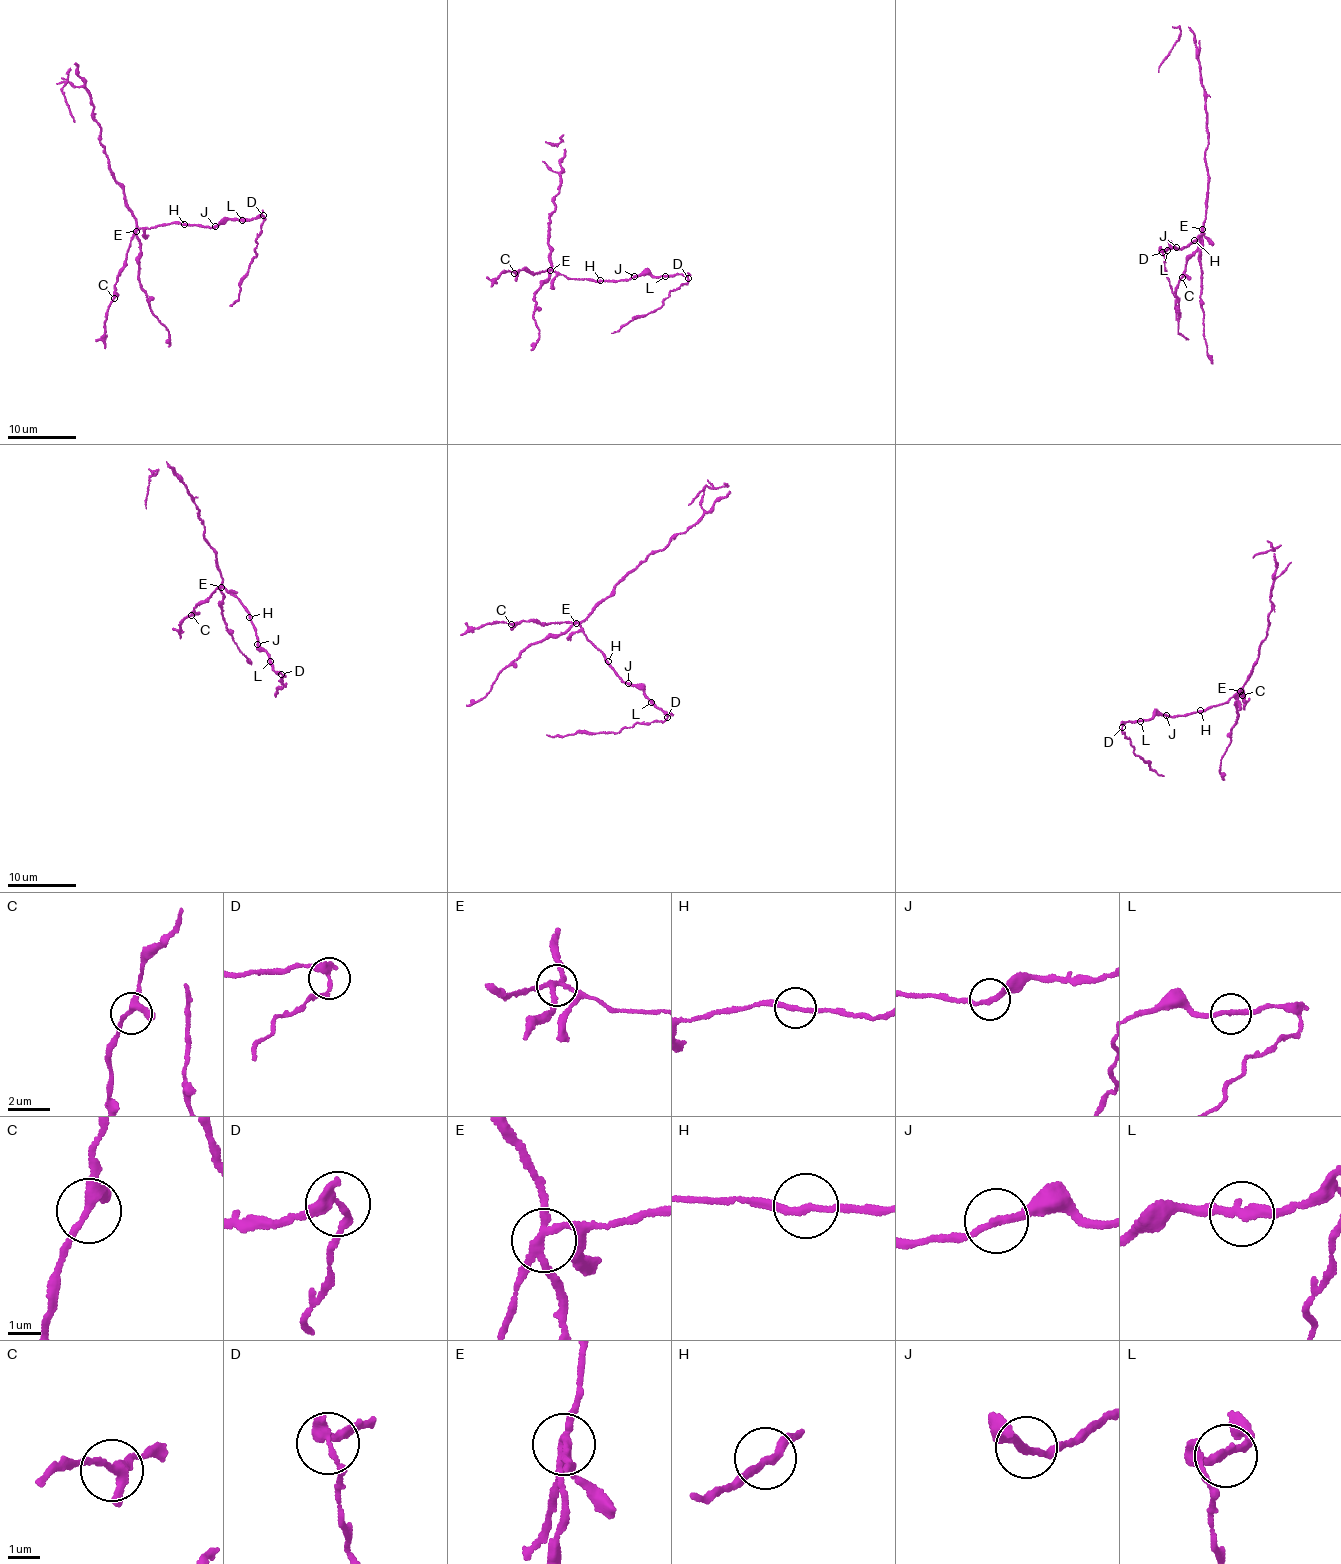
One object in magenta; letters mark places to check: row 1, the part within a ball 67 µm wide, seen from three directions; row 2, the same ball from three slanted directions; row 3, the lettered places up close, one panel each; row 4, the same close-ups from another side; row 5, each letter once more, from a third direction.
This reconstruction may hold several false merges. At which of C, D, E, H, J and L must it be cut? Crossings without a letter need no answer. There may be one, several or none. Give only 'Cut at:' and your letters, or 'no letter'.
Cut at: D, E

